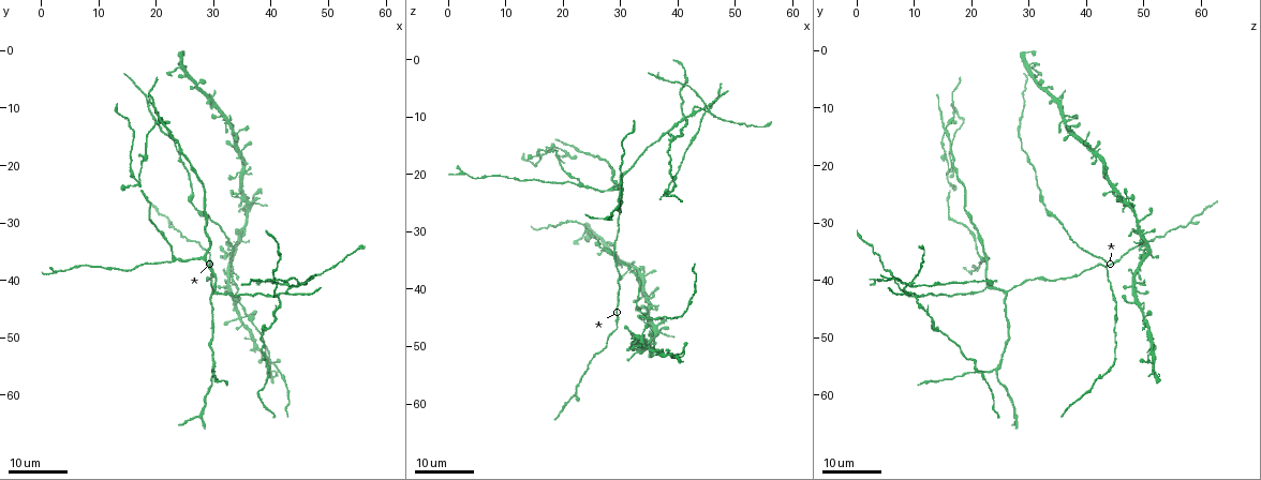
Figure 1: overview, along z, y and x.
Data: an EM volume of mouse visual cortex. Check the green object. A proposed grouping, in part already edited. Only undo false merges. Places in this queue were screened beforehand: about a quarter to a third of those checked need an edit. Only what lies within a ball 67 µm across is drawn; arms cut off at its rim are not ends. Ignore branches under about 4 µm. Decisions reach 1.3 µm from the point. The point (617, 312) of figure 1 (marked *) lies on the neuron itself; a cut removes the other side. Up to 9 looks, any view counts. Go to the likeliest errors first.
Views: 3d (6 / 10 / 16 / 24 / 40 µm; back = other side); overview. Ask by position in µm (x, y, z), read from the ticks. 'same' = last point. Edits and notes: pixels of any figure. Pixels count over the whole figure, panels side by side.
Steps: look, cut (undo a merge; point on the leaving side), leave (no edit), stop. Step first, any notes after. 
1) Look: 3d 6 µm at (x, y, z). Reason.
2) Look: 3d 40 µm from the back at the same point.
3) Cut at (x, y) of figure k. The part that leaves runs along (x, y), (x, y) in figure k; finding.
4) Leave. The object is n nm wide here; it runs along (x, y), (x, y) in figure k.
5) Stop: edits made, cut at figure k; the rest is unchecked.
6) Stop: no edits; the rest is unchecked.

Look: 3d 16 µm at (16.5, 22.5, 16.0). Four or more arms meet.

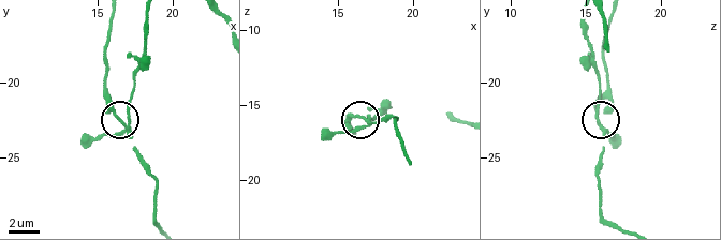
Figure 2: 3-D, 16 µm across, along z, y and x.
Look: 3d 10 µm at (16.8, 22.8, 15.8).

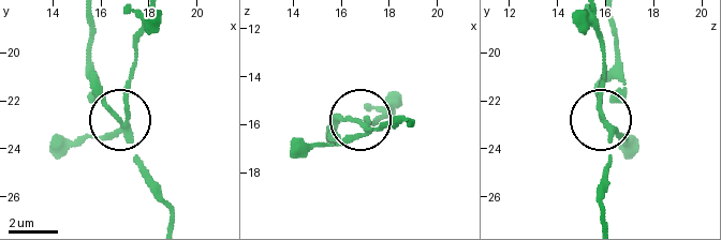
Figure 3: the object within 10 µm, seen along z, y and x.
Look: 3d 10 µm from the back at (16.9, 22.7, 15.9). From behind.

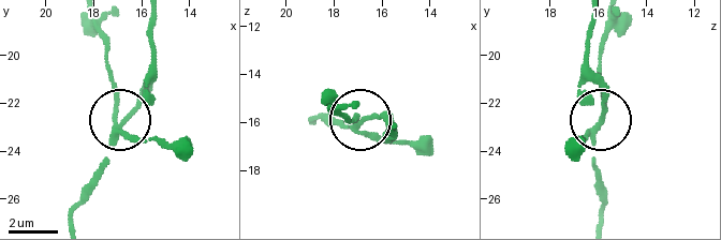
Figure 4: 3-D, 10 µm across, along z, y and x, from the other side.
Cut at (115, 99) of figure 4. 4 arms meet here; the part that leaves runs along (117, 129), (117, 88), (97, 20) in figure 4; a second neuron is stuck on.

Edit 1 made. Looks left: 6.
Look: overview.

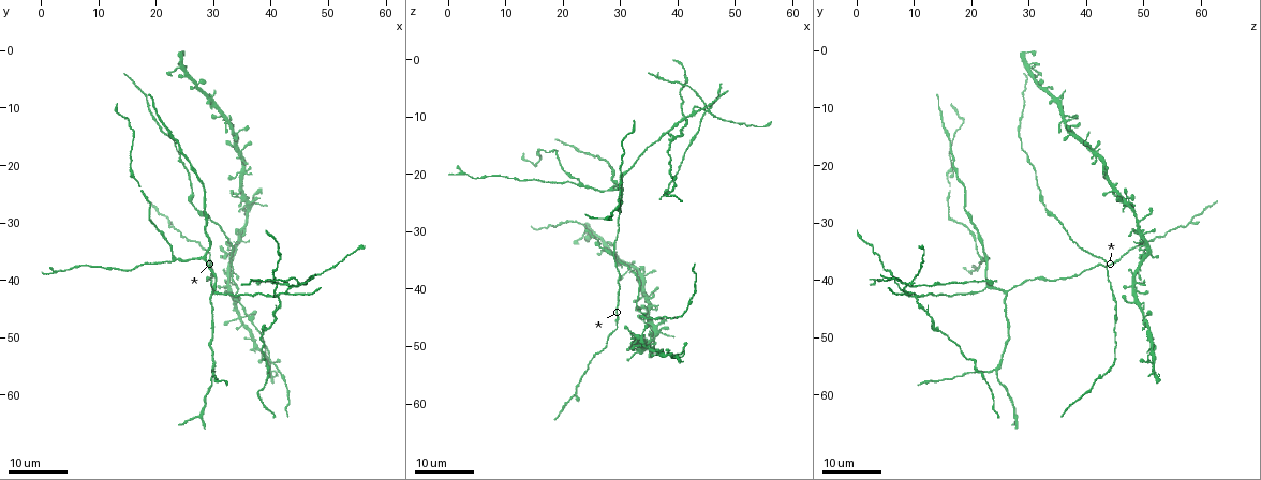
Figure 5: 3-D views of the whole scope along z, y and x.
Look: 3d 24 µm at (45.0, 41.0, 9.0). Looks like a crossing.

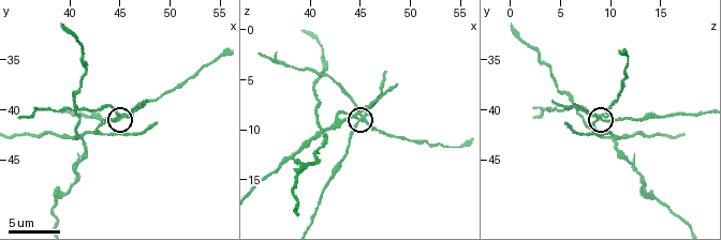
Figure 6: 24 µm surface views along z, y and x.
Look: 3d 6 µm at (44.8, 41.0, 9.2).

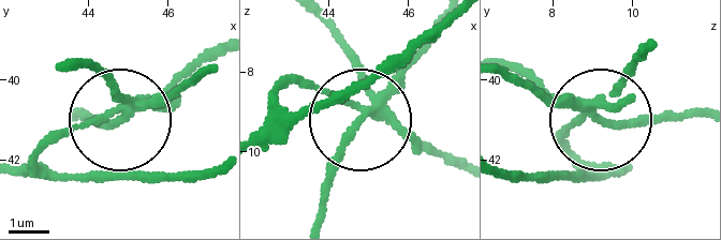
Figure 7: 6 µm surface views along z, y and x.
Cut at (337, 159) of figure 7. The side arm is 15 µm long; the part that leaves runs along (372, 114), (324, 212) in figure 7; two neurons meet here.

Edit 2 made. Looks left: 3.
Look: overview. Redraw.

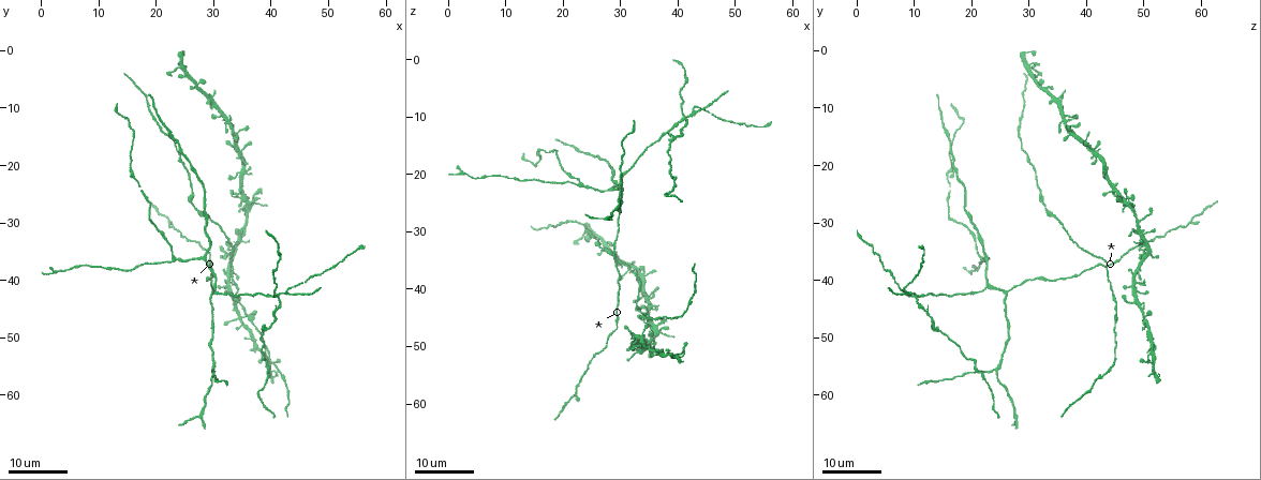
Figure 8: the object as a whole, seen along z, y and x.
Look: 3d 16 µm at (23.5, 36.5, 21.5). Arms part here.

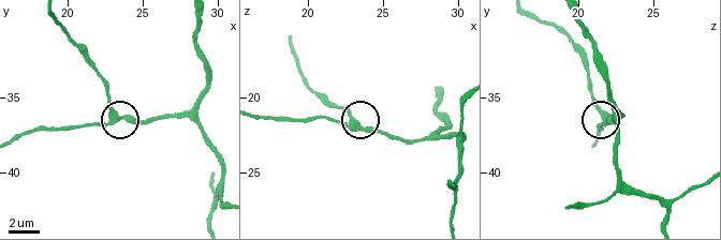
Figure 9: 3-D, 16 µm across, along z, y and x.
Look: 3d 10 µm at (23.0, 36.6, 21.8).

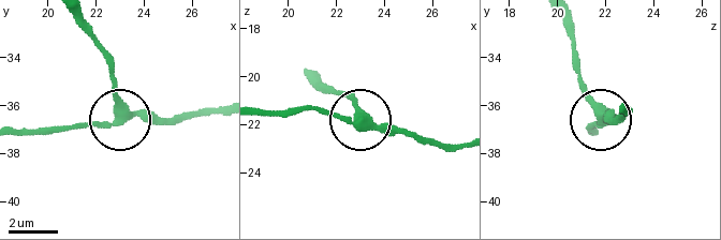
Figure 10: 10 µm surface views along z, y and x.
Leave. It runs along (222, 110), (52, 129) in figure 10; continuous, no second neuron.

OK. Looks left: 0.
Stop: edits made, cut at figure 4, cut at figure 7; the rest is unchecked.

